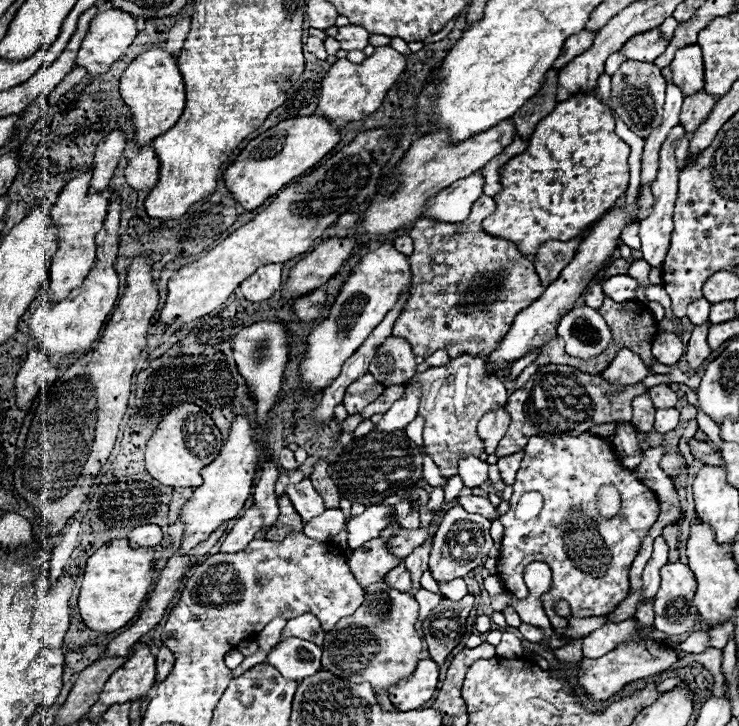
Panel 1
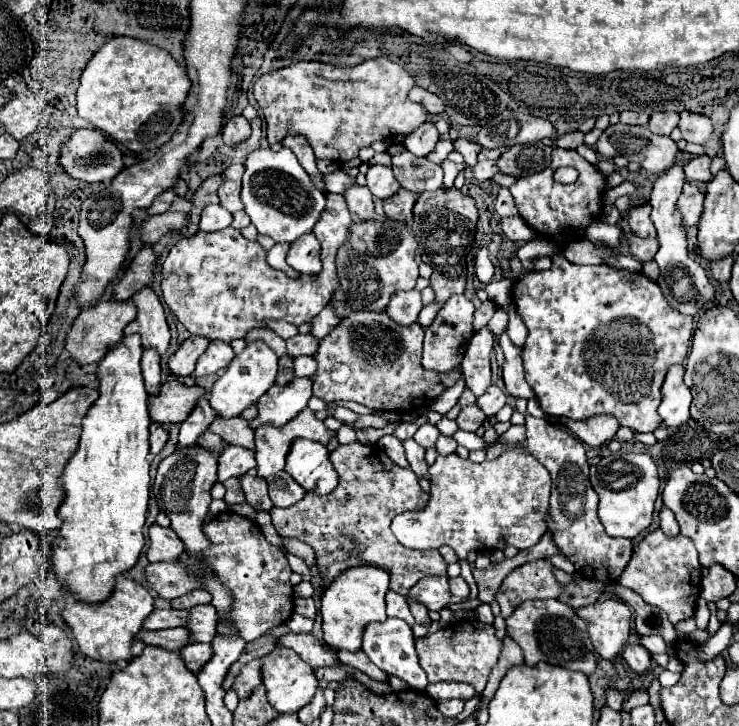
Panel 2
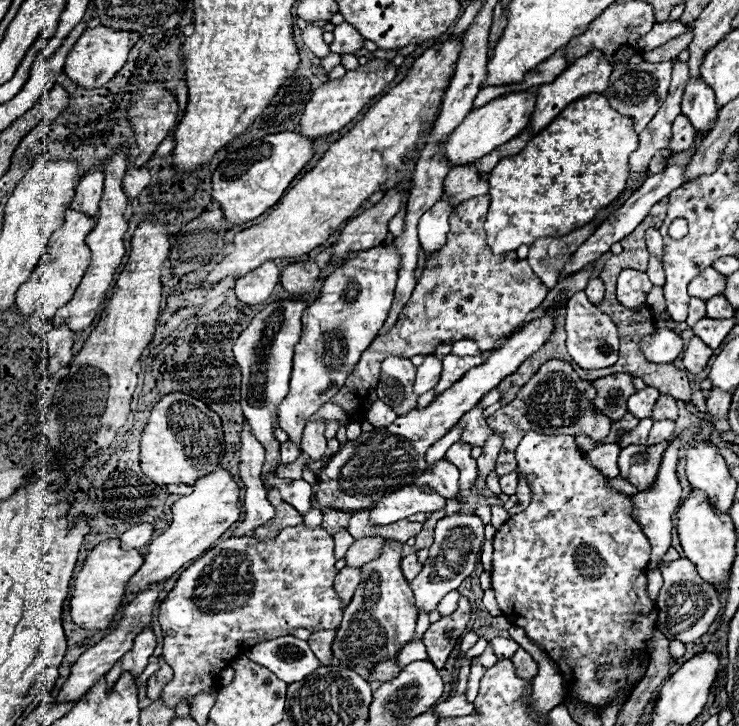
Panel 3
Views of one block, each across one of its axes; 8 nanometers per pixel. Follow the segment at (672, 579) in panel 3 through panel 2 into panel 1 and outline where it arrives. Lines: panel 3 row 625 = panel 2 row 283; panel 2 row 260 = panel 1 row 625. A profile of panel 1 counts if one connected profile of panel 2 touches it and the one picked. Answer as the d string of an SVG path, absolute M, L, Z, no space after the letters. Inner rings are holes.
M666 564L660 570L662 584L654 600L656 630L670 636L680 636L692 632L700 624L700 614L692 604L696 594L694 572L682 564Z

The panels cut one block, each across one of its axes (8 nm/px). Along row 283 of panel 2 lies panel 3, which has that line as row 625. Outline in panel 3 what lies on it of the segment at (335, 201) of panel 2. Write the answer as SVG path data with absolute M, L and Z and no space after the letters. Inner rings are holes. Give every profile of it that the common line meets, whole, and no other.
M304 523L287 527L274 540L258 540L254 536L228 538L204 552L178 578L172 592L162 600L158 620L164 632L164 660L172 666L174 676L164 686L162 700L176 708L180 700L192 704L200 692L212 692L218 686L218 674L238 654L258 642L290 634L294 628L338 628L344 604L334 590L336 576L334 538L319 526L310 530Z

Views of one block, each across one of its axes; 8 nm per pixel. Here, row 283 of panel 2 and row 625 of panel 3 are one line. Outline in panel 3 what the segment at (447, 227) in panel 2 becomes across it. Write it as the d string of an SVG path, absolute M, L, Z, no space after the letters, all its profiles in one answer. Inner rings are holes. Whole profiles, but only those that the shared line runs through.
M460 598L458 610L450 616L442 616L438 622L430 624L430 628L424 634L424 644L428 648L428 658L436 668L444 668L444 662L448 660L450 652L458 644L458 640L464 634L466 622L470 618L470 602L468 598Z

